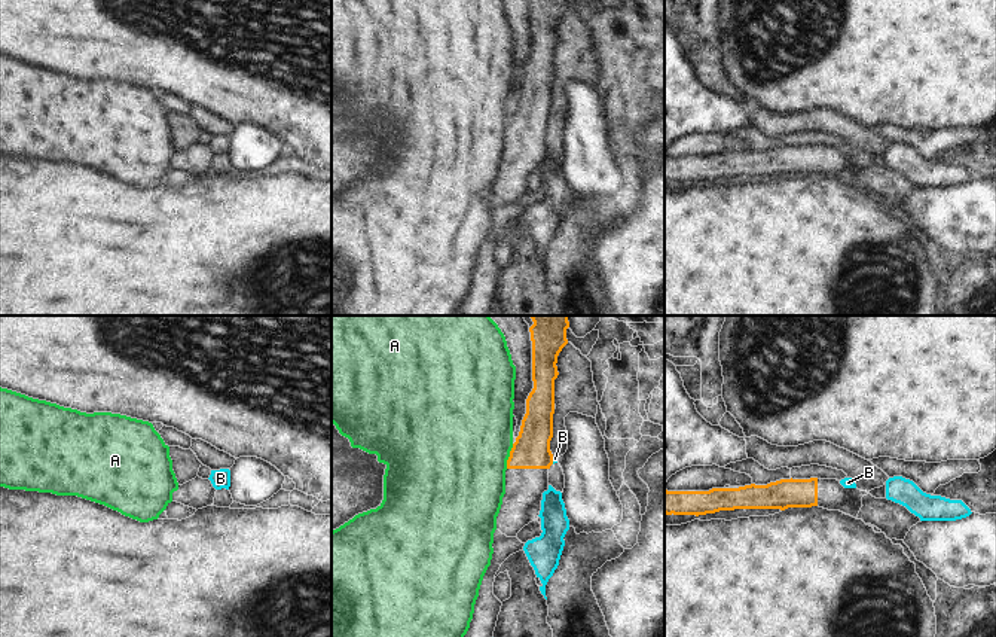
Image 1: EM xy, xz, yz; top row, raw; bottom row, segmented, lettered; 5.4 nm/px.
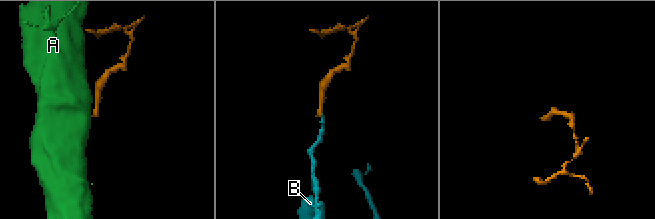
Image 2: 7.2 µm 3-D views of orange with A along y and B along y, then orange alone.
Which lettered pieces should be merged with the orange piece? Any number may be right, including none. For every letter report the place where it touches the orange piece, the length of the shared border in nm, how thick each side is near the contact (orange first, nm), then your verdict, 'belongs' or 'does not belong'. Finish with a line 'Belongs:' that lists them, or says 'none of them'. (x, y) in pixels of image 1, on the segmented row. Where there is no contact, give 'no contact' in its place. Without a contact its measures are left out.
A: contact xz (510, 456); length 140 nm; calibres 200 and 480 nm; does not belong
B: contact xz (552, 460); length 40 nm; calibres 200 and 30 nm; does not belong
Belongs: none of them

